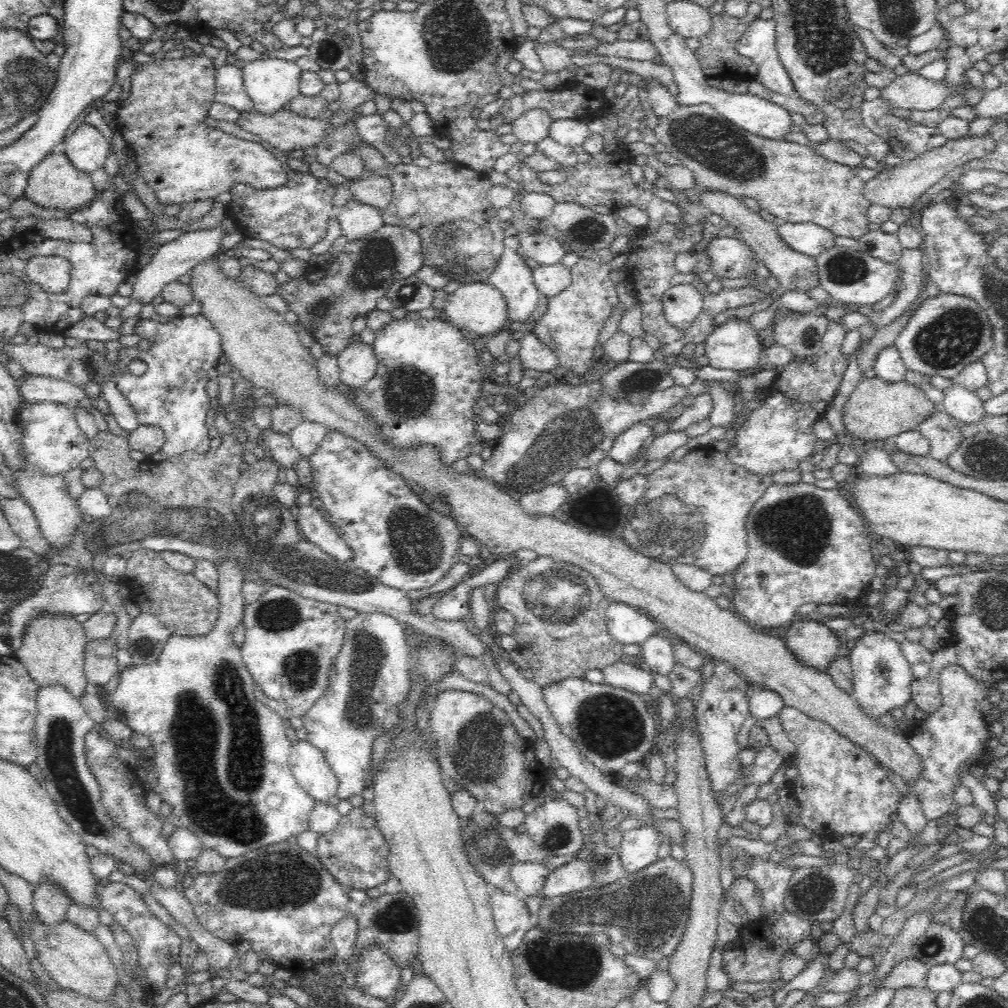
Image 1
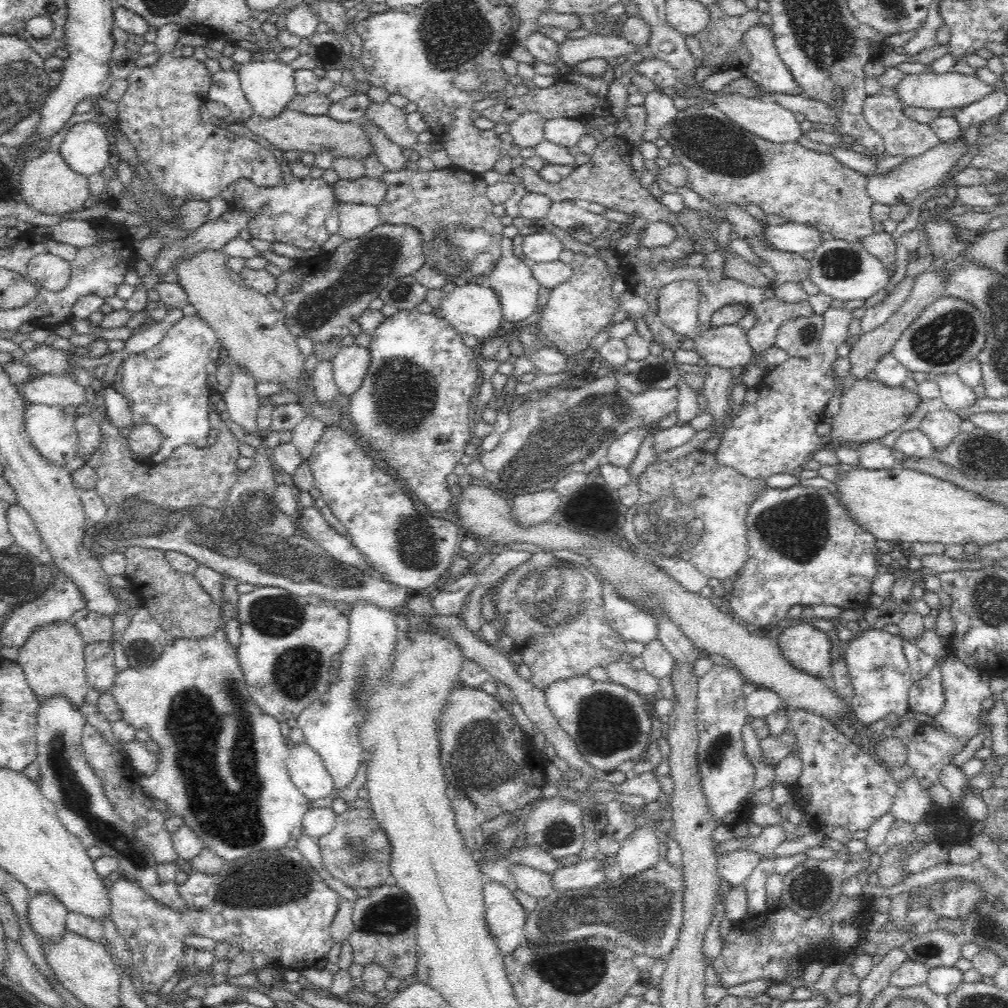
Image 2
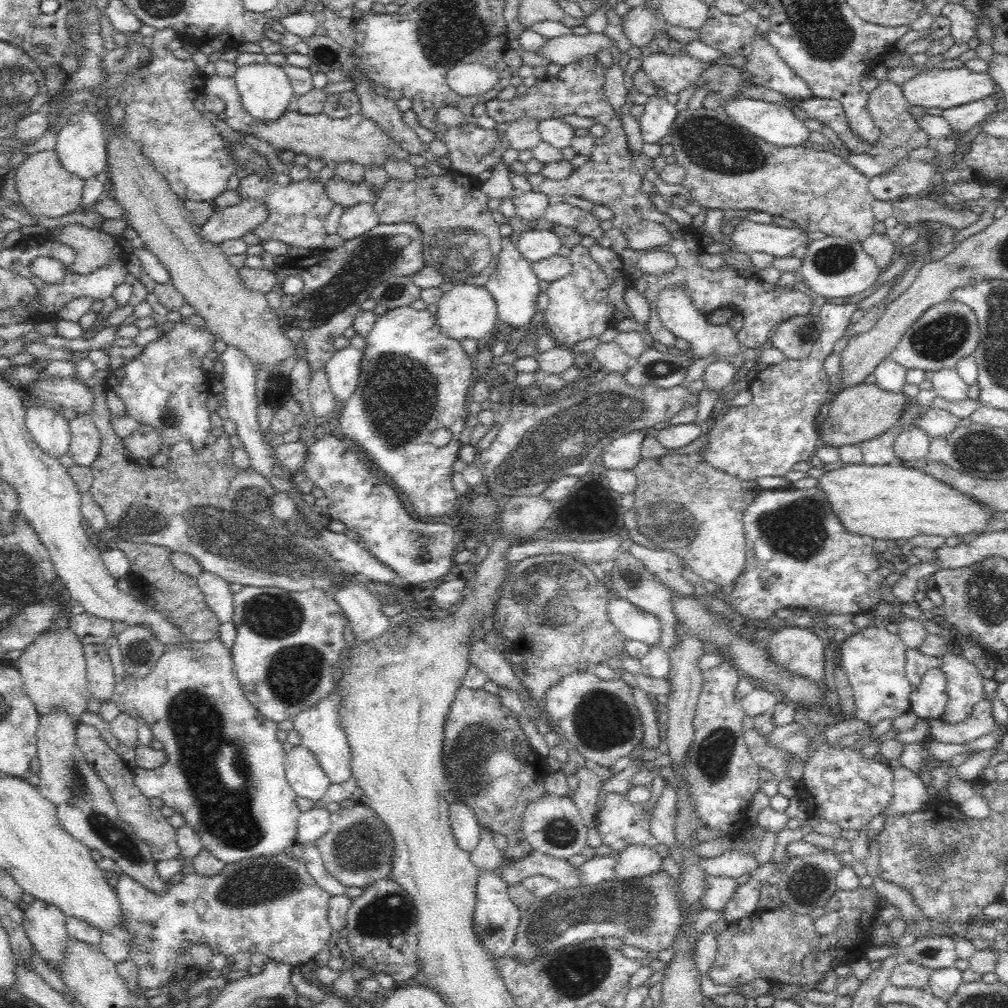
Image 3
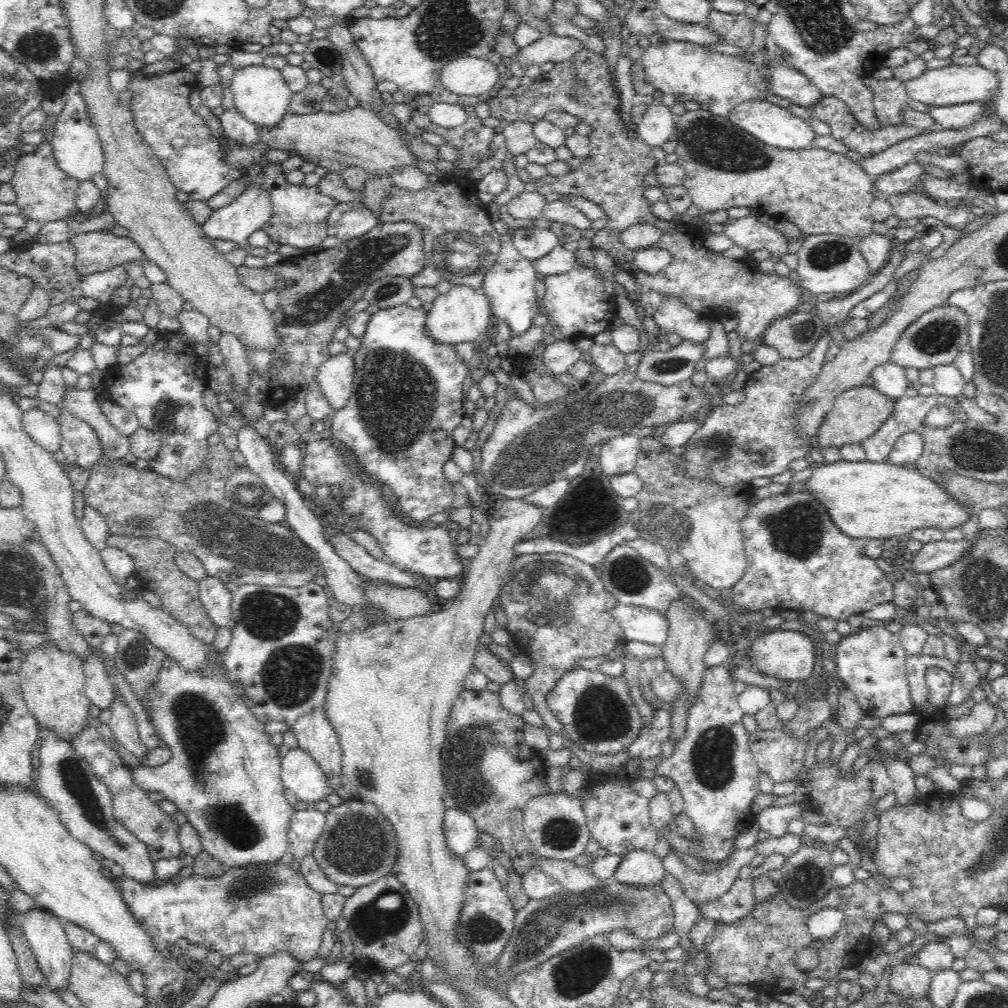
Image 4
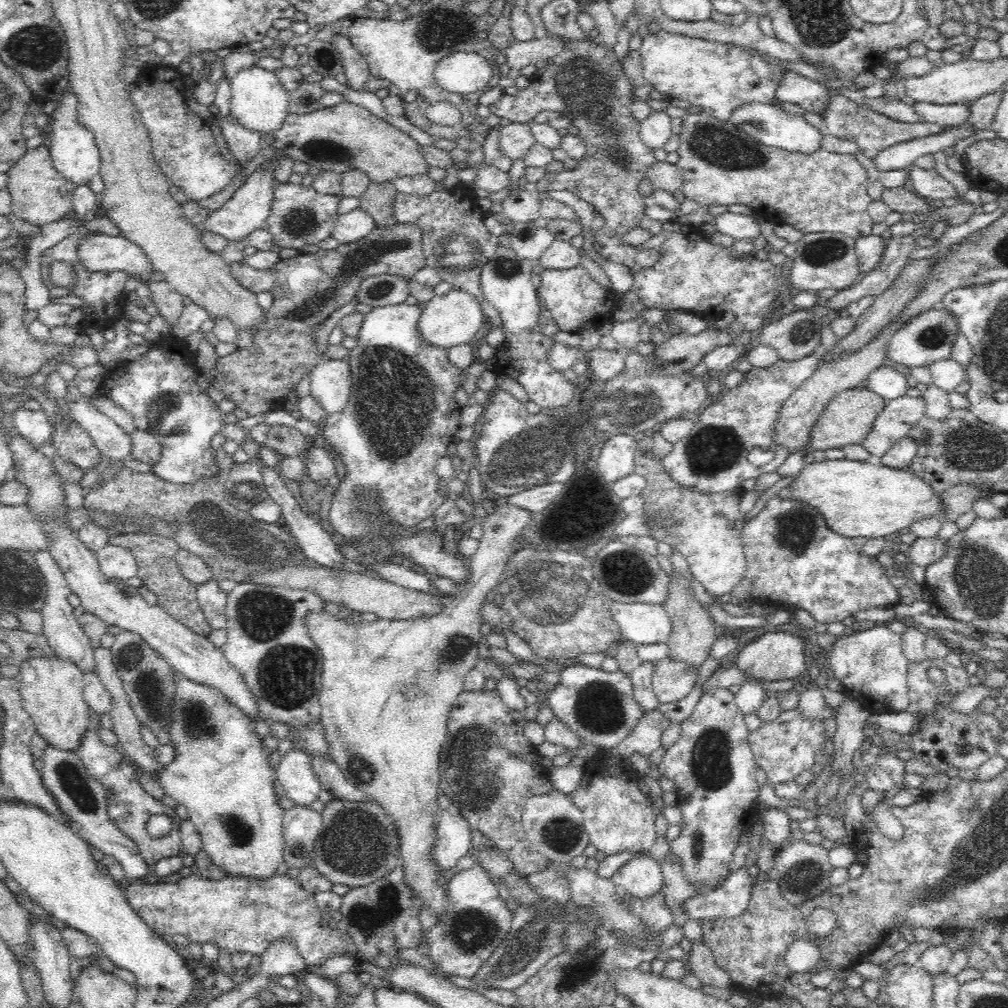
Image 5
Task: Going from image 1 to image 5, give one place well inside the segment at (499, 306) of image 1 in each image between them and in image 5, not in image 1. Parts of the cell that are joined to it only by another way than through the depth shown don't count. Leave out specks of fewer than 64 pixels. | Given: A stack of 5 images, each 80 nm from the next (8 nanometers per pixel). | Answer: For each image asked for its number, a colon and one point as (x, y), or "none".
2: (475, 309)
3: (466, 311)
4: (463, 314)
5: (456, 317)

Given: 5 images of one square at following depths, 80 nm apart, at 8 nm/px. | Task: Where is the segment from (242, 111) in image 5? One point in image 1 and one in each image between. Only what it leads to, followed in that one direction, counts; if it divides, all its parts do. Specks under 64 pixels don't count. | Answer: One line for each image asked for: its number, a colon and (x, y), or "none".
1: (272, 84)
2: (269, 85)
3: (266, 89)
4: (261, 94)

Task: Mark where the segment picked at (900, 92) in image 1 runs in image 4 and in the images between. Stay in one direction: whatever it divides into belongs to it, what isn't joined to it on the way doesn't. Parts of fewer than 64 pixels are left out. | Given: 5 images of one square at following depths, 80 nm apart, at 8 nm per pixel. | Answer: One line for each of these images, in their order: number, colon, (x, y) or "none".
2: (927, 91)
3: (944, 89)
4: (954, 85)

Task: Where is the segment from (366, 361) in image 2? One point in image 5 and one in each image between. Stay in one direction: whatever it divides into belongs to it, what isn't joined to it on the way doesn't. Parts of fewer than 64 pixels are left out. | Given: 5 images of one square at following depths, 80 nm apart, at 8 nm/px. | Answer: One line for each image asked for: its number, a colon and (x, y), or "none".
3: (343, 369)
4: (336, 376)
5: (330, 382)

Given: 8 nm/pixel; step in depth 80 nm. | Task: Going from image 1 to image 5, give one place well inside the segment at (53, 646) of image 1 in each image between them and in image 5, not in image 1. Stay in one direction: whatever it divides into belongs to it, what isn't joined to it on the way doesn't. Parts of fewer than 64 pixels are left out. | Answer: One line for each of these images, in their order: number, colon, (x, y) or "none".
2: (53, 658)
3: (53, 668)
4: (52, 680)
5: (51, 688)

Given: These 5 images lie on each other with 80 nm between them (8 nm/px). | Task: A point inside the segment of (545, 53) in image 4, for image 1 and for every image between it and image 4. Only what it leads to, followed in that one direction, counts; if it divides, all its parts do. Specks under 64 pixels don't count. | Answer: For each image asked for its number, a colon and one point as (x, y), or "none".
1: (642, 51)
2: (612, 47)
3: (567, 50)

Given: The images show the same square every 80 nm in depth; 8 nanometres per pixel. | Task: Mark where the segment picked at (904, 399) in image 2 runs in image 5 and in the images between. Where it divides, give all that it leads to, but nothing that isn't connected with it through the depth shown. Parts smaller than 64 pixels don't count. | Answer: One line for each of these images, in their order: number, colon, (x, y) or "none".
3: (862, 412)
4: (857, 414)
5: (850, 416)

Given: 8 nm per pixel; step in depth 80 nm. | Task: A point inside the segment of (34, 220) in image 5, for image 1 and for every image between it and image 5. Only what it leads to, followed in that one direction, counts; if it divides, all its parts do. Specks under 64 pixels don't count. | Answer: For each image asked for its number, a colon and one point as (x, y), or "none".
1: (55, 183)
2: (48, 185)
3: (44, 187)
4: (44, 192)

